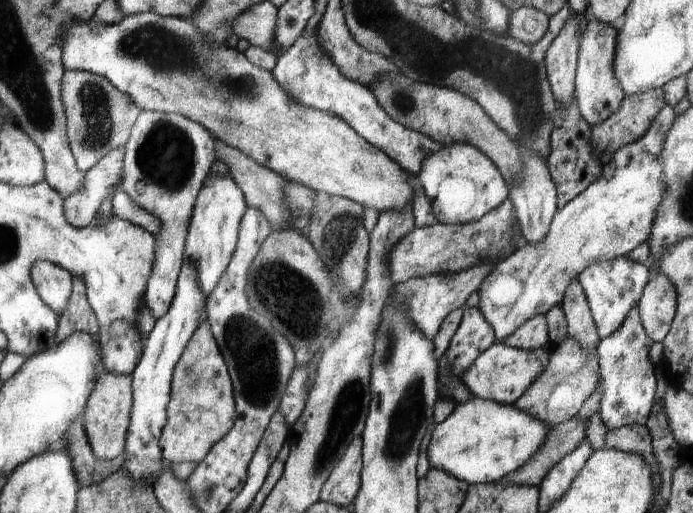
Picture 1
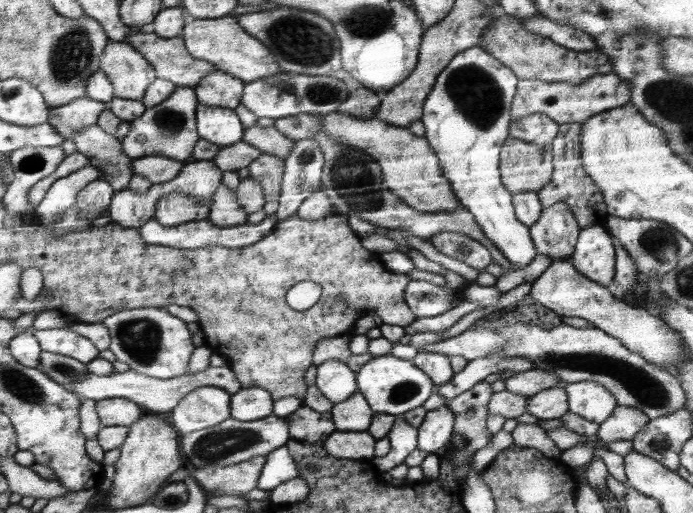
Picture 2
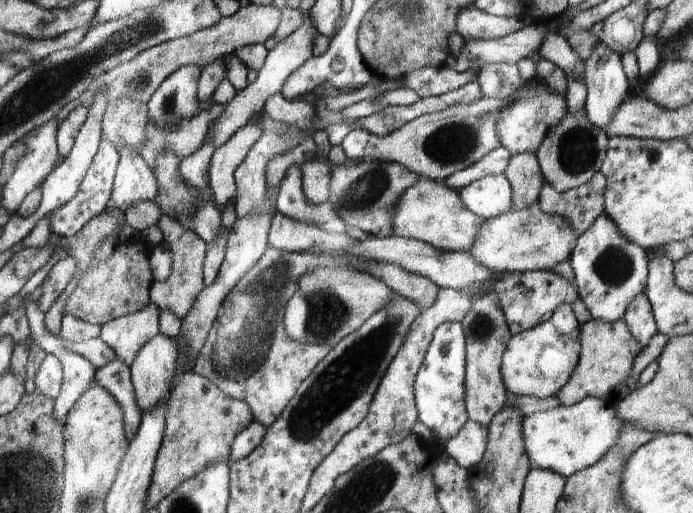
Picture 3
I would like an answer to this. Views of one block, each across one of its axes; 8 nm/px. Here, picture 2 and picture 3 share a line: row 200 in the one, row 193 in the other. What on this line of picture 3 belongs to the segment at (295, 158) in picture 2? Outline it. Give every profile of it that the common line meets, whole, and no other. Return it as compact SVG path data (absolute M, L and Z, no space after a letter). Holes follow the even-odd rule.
M293 165L282 180L277 198L277 211L296 222L316 224L314 220L314 208L307 201L304 191L299 166Z

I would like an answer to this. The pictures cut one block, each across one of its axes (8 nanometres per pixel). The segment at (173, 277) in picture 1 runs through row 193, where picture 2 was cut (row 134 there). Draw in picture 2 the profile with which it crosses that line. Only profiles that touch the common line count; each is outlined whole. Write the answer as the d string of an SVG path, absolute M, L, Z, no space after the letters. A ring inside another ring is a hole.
M180 85L166 102L148 109L143 116L131 121L131 132L123 140L126 154L134 160L155 155L168 156L184 162L194 157L194 152L202 140L199 132L198 105L200 105L200 99L195 87Z

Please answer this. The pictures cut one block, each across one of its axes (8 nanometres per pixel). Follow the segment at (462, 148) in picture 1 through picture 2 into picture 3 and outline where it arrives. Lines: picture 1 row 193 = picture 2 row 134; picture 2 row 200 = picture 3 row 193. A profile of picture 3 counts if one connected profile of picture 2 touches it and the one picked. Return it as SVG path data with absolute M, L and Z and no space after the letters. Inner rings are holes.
M503 174L480 178L458 194L466 208L482 219L500 216L513 208L512 184Z

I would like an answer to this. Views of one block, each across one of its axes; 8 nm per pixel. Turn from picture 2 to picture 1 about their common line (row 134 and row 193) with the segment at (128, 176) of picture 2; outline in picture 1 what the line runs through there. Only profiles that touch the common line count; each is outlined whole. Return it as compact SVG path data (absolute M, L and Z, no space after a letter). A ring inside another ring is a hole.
M127 146L102 158L98 166L86 173L85 189L66 200L66 216L76 227L95 224L102 204L123 185Z

